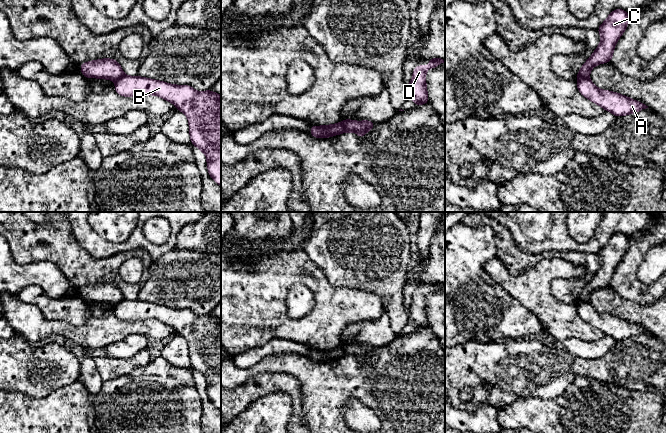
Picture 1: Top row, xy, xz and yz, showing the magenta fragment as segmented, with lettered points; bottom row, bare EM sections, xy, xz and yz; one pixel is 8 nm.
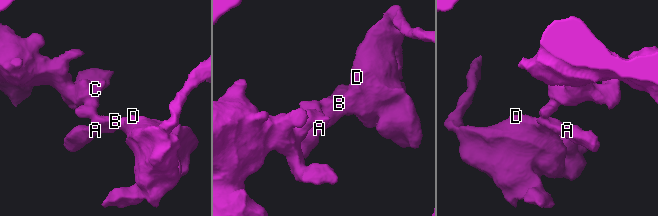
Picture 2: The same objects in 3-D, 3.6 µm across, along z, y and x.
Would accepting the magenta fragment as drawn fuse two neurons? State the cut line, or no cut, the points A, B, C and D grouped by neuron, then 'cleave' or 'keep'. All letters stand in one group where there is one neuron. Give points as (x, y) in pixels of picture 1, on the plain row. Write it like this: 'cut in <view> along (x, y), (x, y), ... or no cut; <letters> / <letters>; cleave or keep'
cut in yz along (577, 300), (588, 302); A B D / C; cleave

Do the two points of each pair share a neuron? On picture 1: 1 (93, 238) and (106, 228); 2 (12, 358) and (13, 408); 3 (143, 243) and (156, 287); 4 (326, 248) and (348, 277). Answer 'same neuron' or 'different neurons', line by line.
1: different neurons
2: different neurons
3: different neurons
4: same neuron

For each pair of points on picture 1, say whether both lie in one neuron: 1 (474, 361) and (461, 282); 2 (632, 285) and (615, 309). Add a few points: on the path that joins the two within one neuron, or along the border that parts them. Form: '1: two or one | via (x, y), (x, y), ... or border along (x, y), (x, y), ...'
1: two | border along (493, 340), (465, 340), (455, 345)
2: two | border along (611, 285), (623, 297), (646, 304)

